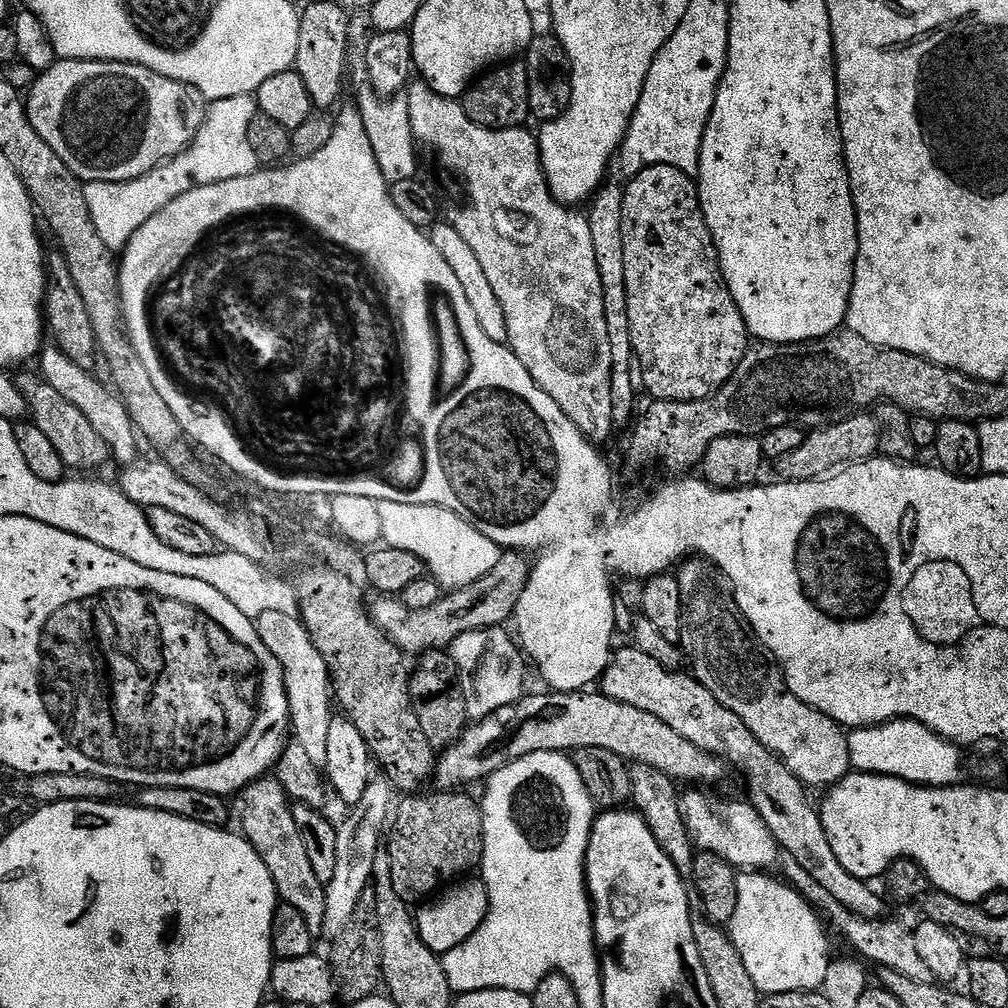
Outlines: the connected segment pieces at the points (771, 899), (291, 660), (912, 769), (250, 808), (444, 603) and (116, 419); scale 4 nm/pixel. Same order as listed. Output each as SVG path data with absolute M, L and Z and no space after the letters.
M751 870L745 871L743 874L737 875L738 882L738 907L734 909L734 918L730 925L730 935L734 946L738 950L738 954L742 954L742 962L746 962L746 970L750 974L750 978L754 978L754 986L764 996L773 996L774 994L786 994L787 992L815 992L823 989L824 979L826 978L826 970L830 963L830 955L828 956L828 936L824 933L824 928L820 925L821 917L818 915L817 909L813 908L795 888L789 886L783 879L771 880L771 875L761 874Z
M270 610L266 614L255 617L254 623L263 651L269 652L267 655L271 657L274 664L276 659L276 664L284 675L282 691L288 699L291 735L295 743L301 744L306 749L310 762L314 762L314 766L318 769L323 769L326 762L328 731L330 731L330 722L334 719L334 702L330 697L328 667L322 656L318 654L303 620L290 614L282 614L278 610Z
M890 720L887 724L874 724L870 728L857 728L847 733L850 762L857 772L874 772L878 776L897 776L899 780L909 780L912 784L930 788L947 788L961 783L964 764L960 761L961 749L943 740L934 730L916 720Z
M261 778L253 784L247 784L234 797L234 816L240 819L239 831L244 839L254 846L254 850L266 862L266 870L270 870L270 878L274 878L277 897L283 903L294 906L302 918L306 918L306 926L310 926L313 934L324 931L324 885L318 882L314 874L314 866L310 866L310 857L306 854L306 845L302 843L302 834L298 834L298 826L290 807L290 801L275 778Z
M504 550L498 563L482 578L472 580L465 588L449 591L429 609L412 611L397 597L378 596L369 605L368 615L405 655L420 656L430 651L441 651L451 647L462 634L505 625L505 621L515 615L522 590L526 590L529 571L530 560L523 551Z
M45 347L38 357L38 365L40 364L38 372L43 381L58 390L58 393L62 394L67 402L76 406L86 416L87 421L94 426L102 441L108 444L113 461L117 460L120 466L137 463L139 456L136 455L140 452L139 446L136 445L138 433L119 396L105 381L104 385L102 381L95 380L89 369L70 362L70 358L66 358L66 354L61 348L48 347Z

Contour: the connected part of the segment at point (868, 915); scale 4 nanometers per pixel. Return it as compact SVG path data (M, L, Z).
M629 646L629 648L622 649L621 652L619 649L608 661L602 677L602 691L612 700L630 706L638 706L638 710L646 710L646 714L654 714L658 718L662 718L662 722L666 722L666 726L670 726L670 730L674 730L674 734L682 734L682 738L694 742L694 746L698 746L698 750L706 750L706 754L714 754L719 760L724 761L725 765L732 767L733 764L740 771L741 778L748 783L747 803L752 804L754 810L758 810L762 822L766 822L766 826L770 826L770 834L774 834L774 838L780 843L780 851L792 856L794 862L798 862L798 866L802 866L802 870L806 870L806 874L810 874L810 878L814 878L814 882L818 882L818 886L822 886L822 890L826 890L826 894L830 894L842 906L846 906L846 910L867 920L881 919L885 915L885 897L883 895L880 897L872 889L871 883L859 880L846 870L846 866L842 866L842 862L838 862L834 850L830 850L830 838L826 838L826 830L822 826L822 818L817 805L815 803L812 805L808 801L809 789L805 784L774 753L766 750L766 746L762 746L762 742L758 742L758 738L754 738L754 734L750 734L746 722L742 722L742 718L738 718L738 714L734 714L734 710L726 710L726 706L722 706L722 702L718 702L718 698L714 698L714 694L710 694L710 690L706 690L706 686L697 682L695 676L691 674L683 676L682 673L683 671L680 670L669 670L658 666L658 662L654 662L654 658L642 654L640 648Z

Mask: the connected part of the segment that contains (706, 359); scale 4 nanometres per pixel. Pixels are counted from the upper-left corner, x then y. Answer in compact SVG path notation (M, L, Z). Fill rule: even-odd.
M655 164L631 177L624 188L622 202L622 246L626 254L632 350L643 391L645 388L652 400L674 402L701 400L714 394L731 378L738 362L749 352L750 333L724 283L720 256L702 214L697 181L665 164Z

